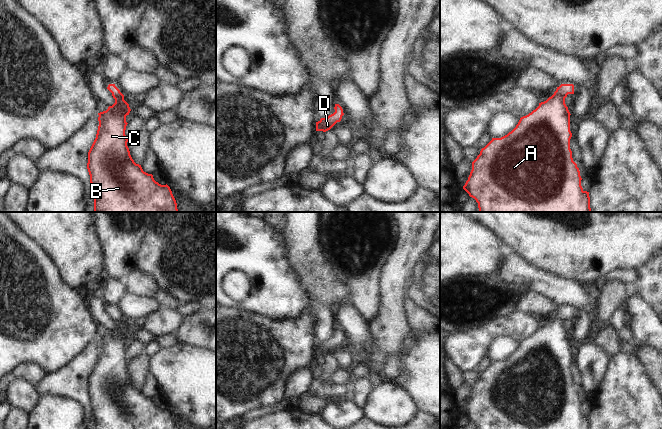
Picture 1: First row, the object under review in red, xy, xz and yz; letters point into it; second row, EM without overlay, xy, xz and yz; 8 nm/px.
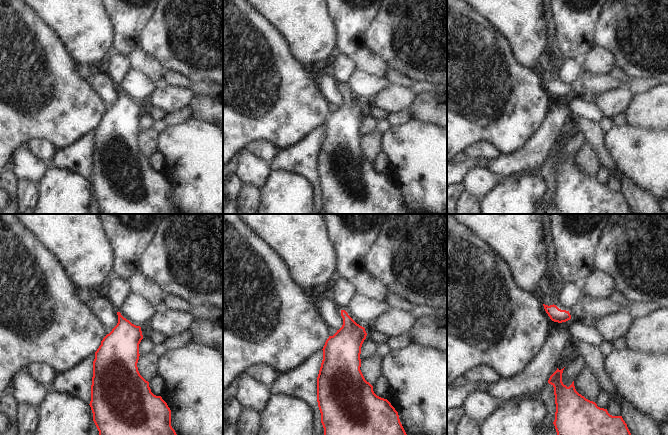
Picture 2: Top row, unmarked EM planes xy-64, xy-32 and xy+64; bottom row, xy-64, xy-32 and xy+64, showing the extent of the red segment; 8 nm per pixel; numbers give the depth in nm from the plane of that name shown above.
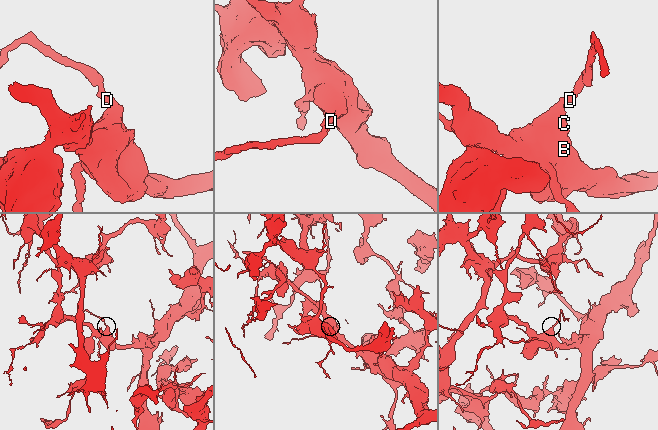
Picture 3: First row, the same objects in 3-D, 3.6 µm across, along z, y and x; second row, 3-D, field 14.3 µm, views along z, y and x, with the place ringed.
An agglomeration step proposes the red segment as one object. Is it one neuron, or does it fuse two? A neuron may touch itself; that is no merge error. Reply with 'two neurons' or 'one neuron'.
one neuron

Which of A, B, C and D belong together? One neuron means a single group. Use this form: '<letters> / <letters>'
A B C D

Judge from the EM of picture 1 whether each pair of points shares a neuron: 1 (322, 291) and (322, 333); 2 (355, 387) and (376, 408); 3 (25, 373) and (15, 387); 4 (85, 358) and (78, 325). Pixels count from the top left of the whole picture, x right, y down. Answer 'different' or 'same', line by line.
1: different
2: different
3: different
4: different

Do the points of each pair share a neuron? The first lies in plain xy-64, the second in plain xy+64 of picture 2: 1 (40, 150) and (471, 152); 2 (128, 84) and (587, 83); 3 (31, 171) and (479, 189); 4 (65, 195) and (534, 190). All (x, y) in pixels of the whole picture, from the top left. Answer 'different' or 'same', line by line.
1: same
2: same
3: same
4: same

